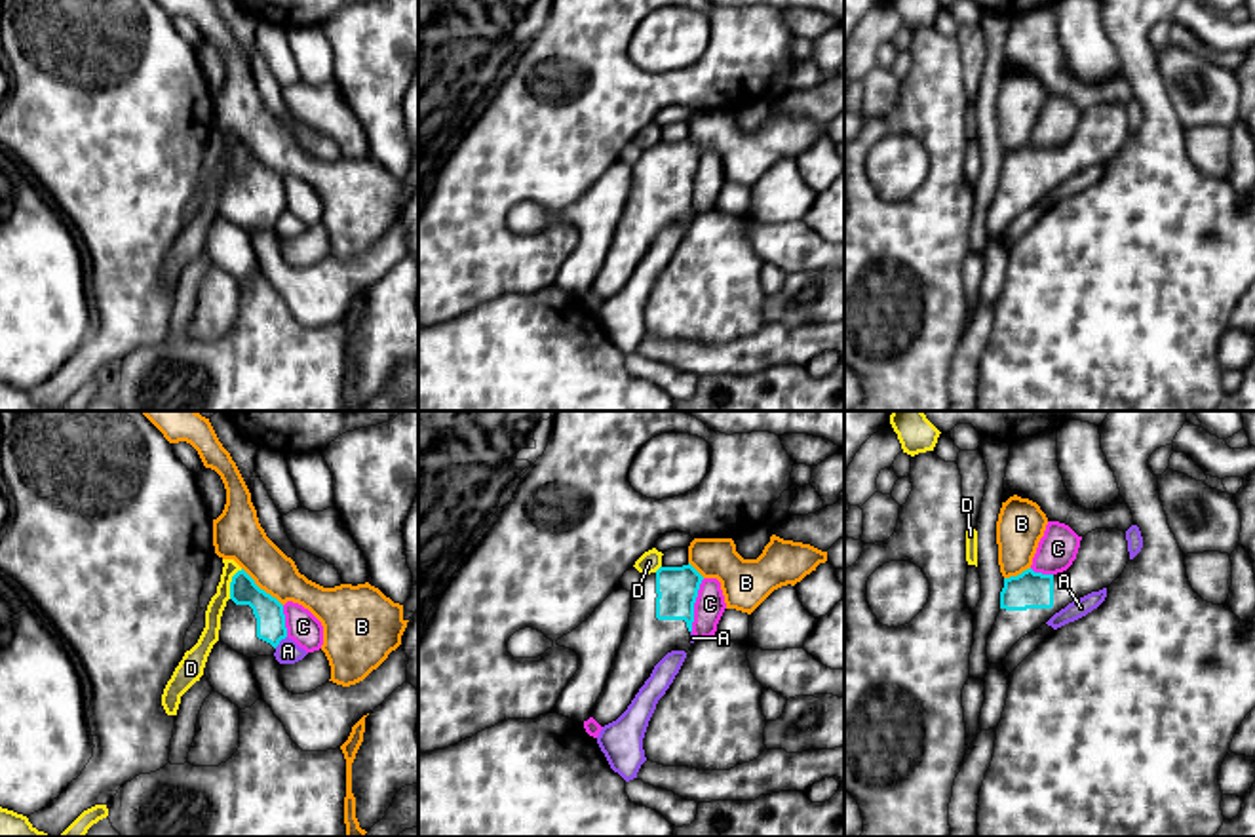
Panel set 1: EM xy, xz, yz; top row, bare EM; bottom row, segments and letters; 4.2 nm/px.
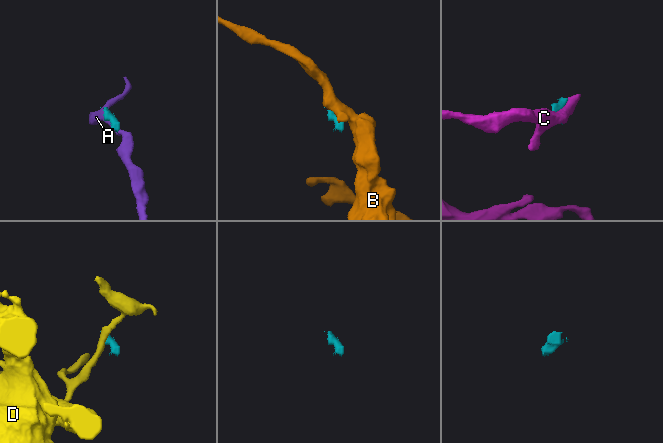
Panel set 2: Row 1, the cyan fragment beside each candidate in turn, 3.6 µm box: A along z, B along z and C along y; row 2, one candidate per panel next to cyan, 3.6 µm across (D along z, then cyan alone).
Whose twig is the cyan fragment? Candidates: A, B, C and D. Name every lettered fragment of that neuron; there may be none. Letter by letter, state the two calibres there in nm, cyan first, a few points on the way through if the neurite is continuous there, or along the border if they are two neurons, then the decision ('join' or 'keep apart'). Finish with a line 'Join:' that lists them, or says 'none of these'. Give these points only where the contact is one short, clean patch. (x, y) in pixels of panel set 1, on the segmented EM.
A: calibres 130 and 100 nm; keep apart
B: calibres 130 and 200 nm; border xy (242, 567), (282, 605); keep apart
C: calibres 180 and 130 nm; keep apart
D: calibres 130 and 80 nm; border xy (242, 569), (232, 577), (229, 598); keep apart
Join: none of these

